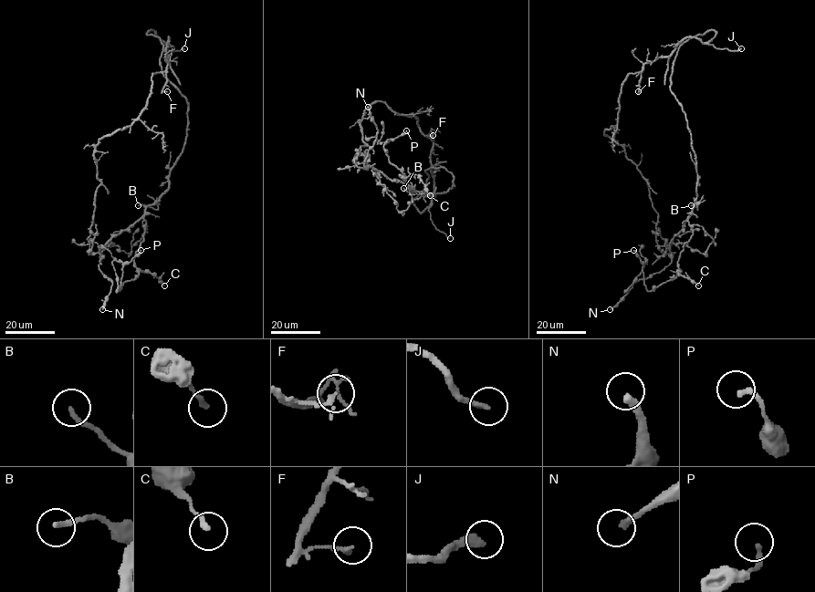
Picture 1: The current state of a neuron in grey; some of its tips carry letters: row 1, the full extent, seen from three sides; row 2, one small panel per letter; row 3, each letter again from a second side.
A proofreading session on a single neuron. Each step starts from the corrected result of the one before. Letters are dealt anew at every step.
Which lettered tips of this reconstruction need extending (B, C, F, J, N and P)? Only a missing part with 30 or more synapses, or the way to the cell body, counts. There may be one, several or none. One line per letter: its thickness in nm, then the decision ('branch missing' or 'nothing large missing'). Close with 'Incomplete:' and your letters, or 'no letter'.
B: 190 nm thick; branch missing
C: 200 nm thick; nothing large missing
F: 140 nm thick; nothing large missing
J: 240 nm thick; branch missing
N: 260 nm thick; nothing large missing
P: 190 nm thick; nothing large missing
Incomplete: B, J

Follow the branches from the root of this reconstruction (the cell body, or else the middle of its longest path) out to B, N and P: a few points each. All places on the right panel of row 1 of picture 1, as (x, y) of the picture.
B: (661, 234), (666, 241), (666, 248), (683, 228), (695, 203), (697, 209), (695, 205), (691, 205)
N: (661, 234), (671, 253), (671, 263), (649, 278), (636, 281), (610, 309)
P: (661, 234), (666, 248), (688, 219), (693, 234), (680, 252), (673, 279), (648, 291), (642, 264), (633, 250)

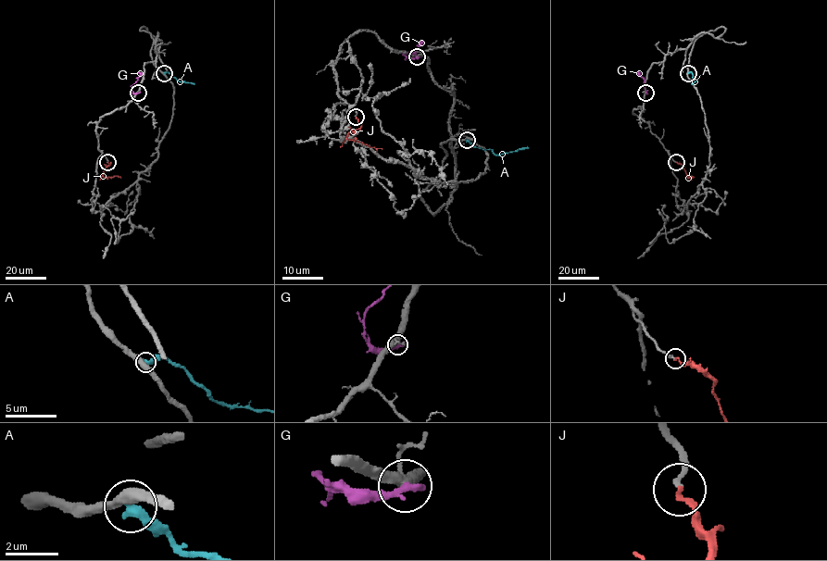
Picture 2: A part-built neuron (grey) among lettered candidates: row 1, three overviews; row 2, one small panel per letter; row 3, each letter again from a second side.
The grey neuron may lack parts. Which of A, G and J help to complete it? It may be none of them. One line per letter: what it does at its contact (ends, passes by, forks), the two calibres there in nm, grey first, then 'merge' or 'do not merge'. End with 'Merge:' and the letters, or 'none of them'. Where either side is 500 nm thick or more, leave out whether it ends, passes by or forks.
A: it ends | 440/400 nm | do not merge
G: it ends | 340/340 nm | do not merge
J: it ends | 200/180 nm | merge
Merge: J

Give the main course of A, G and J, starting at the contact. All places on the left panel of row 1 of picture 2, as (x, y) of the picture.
A: (164, 73), (169, 72), (178, 81), (194, 84)
G: (139, 93), (131, 91), (131, 86), (140, 75), (139, 71)
J: (107, 162), (110, 165), (103, 176), (120, 178)

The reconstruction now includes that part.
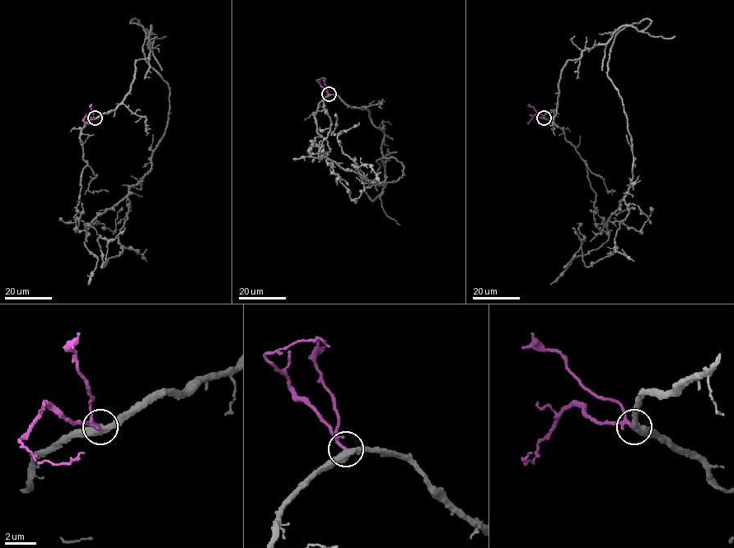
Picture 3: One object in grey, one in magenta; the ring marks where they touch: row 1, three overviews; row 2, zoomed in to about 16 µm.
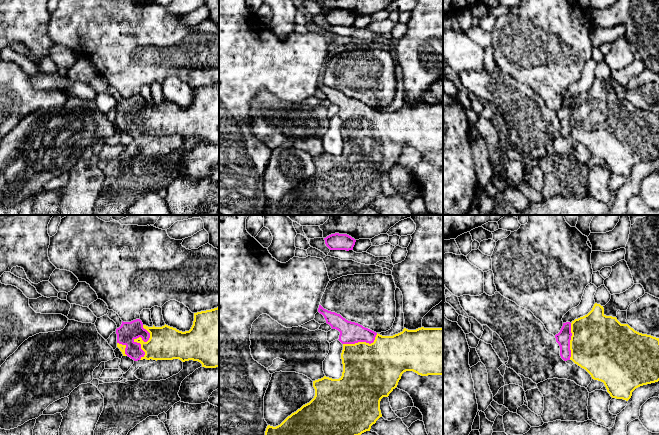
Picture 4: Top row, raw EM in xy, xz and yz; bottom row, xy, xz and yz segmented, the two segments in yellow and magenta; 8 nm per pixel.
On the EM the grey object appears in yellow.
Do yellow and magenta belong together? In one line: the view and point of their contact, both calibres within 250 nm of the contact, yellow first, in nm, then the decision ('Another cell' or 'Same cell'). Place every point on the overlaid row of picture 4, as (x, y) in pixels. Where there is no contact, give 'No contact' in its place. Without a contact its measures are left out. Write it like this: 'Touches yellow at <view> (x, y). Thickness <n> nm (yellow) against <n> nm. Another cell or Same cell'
Touches yellow at xy (137, 338). Thickness 280 nm (yellow) against 160 nm. Same cell

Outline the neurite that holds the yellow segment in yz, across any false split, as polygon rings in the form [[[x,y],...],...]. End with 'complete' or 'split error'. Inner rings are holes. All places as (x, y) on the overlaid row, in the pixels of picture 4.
[[[595,303],[587,315],[571,323],[563,323],[555,338],[560,346],[561,358],[564,361],[572,360],[585,369],[592,379],[603,382],[612,398],[628,401],[636,388],[659,381],[659,338],[639,333],[628,324],[621,324],[616,317],[606,316],[600,304]]]; split error

